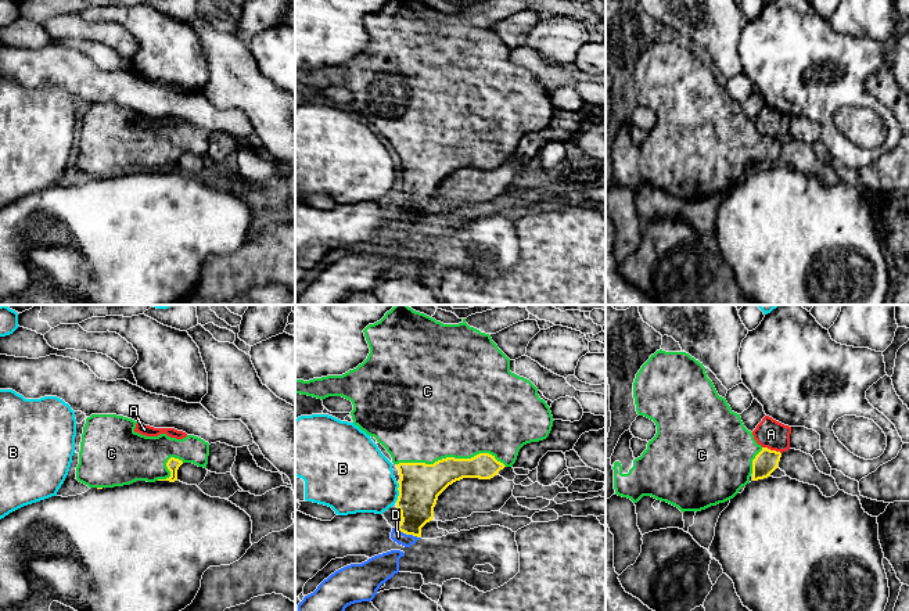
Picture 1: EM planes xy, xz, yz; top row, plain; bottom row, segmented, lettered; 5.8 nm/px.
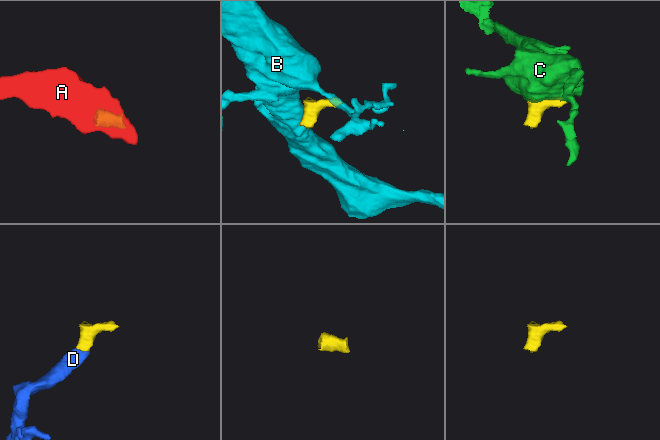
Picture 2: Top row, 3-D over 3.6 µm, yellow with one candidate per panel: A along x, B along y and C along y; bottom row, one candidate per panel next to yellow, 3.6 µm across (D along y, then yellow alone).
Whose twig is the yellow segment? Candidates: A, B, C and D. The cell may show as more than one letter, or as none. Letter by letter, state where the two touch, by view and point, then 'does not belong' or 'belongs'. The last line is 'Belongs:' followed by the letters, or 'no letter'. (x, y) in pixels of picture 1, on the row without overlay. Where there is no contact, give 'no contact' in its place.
A: contact yz (772, 140); does not belong
B: contact xz (399, 182); does not belong
C: contact xz (452, 147); belongs
D: contact xz (408, 223); belongs
Belongs: C, D

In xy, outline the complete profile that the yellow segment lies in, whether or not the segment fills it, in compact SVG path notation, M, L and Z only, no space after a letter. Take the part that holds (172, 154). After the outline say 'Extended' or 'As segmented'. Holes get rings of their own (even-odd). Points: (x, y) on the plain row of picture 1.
M91 104L83 116L76 169L89 177L114 177L136 170L177 170L177 159L183 152L206 158L209 133L187 125L183 129L166 123L145 126L134 121L137 111L116 104Z. Extended

